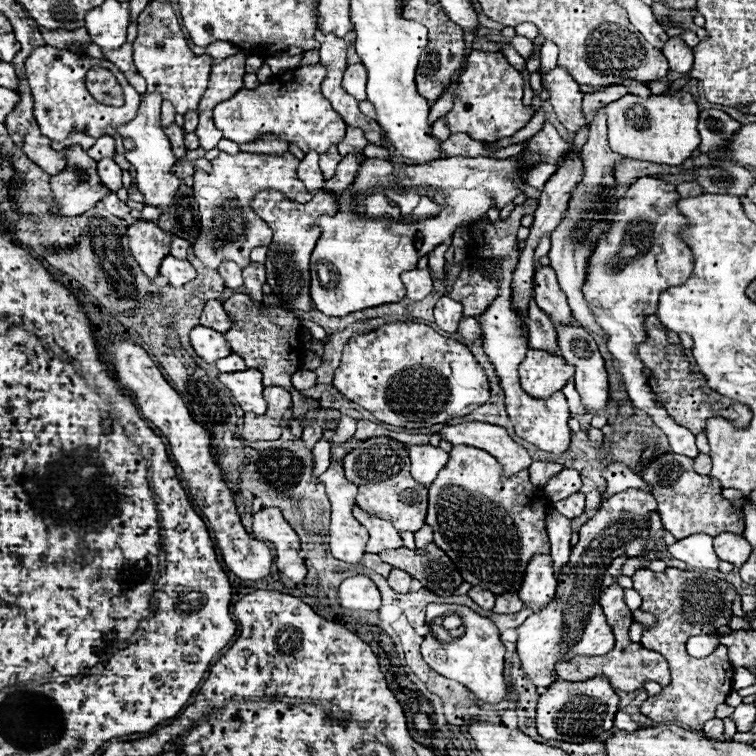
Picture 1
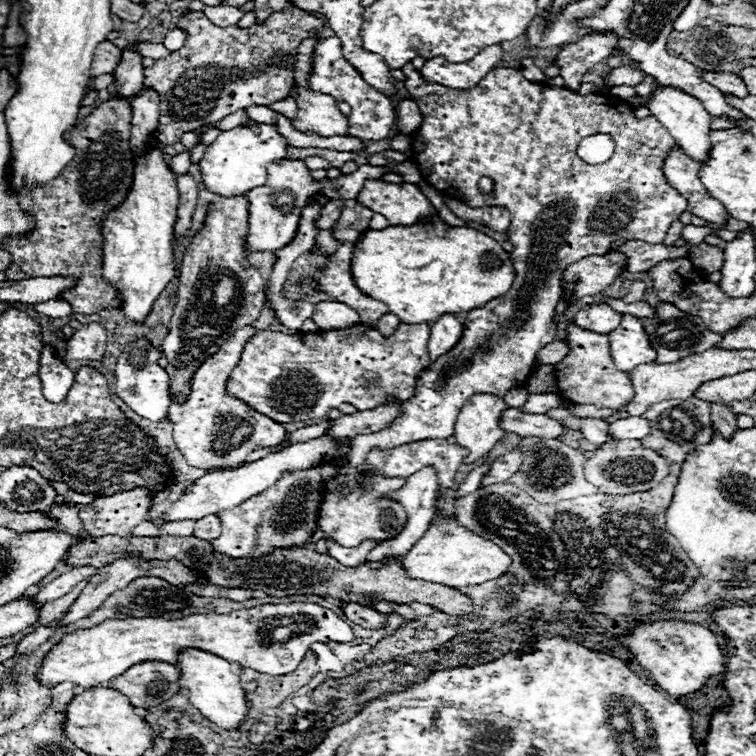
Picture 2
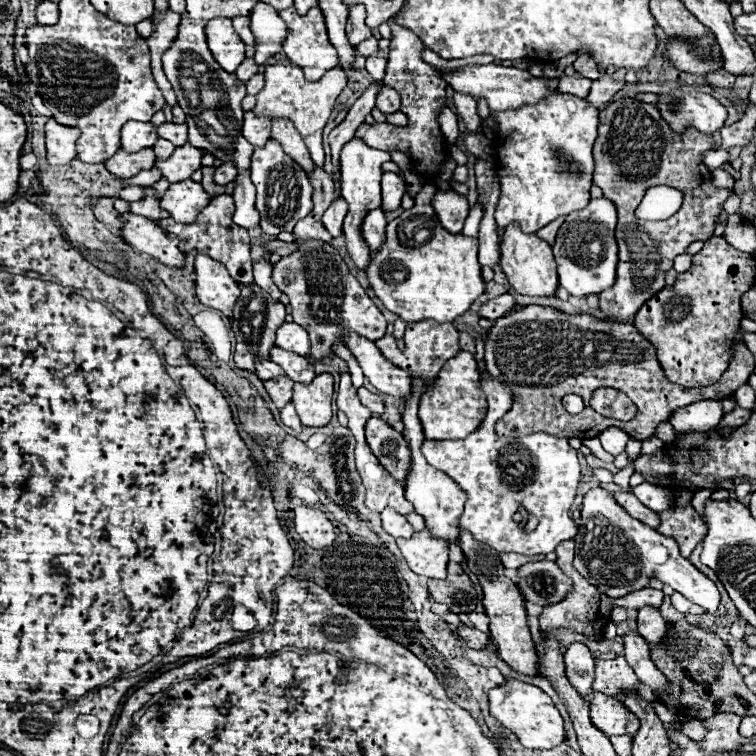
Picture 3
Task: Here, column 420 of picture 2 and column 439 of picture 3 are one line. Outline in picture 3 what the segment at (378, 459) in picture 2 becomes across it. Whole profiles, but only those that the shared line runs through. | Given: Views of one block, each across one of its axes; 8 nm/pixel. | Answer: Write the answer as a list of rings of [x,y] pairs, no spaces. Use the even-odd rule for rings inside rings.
[[[492,376],[482,382],[482,390],[488,398],[488,412],[478,430],[464,440],[424,440],[422,452],[434,468],[446,472],[468,494],[460,516],[462,530],[498,552],[550,554],[560,542],[572,540],[578,532],[578,526],[568,516],[580,480],[576,450],[570,448],[566,438],[554,438],[546,432],[522,438],[496,436],[494,424],[510,409],[514,396]],[[512,480],[522,480],[528,490],[516,490]],[[520,508],[538,518],[536,530],[526,532],[524,522],[514,520]]]

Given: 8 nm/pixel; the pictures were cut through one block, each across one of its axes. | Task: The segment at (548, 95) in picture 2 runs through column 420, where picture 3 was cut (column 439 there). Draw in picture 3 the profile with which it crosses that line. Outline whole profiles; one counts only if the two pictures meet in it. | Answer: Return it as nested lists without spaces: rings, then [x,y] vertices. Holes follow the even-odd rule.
[[[394,18],[388,20],[392,28],[392,44],[390,44],[390,56],[388,56],[388,68],[386,78],[382,80],[384,86],[396,88],[402,96],[402,112],[408,116],[408,124],[404,128],[377,128],[377,122],[368,125],[365,122],[354,132],[356,138],[366,140],[370,148],[382,148],[386,152],[400,150],[412,160],[412,168],[424,178],[426,184],[432,184],[434,176],[438,176],[438,168],[446,164],[448,160],[448,144],[442,136],[438,114],[442,108],[446,108],[446,82],[440,78],[438,72],[430,64],[426,64],[420,58],[420,52],[424,44],[418,40],[414,32],[408,28],[402,28],[394,22]],[[460,350],[454,360],[448,360],[438,374],[438,380],[420,398],[418,416],[426,440],[460,440],[470,436],[486,414],[486,396],[480,388],[480,374],[474,354]]]

